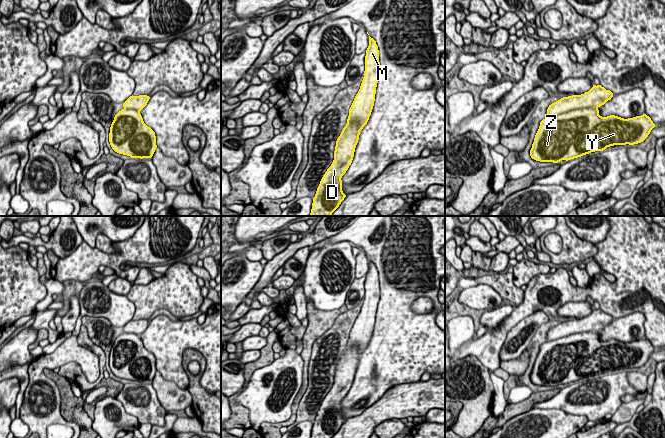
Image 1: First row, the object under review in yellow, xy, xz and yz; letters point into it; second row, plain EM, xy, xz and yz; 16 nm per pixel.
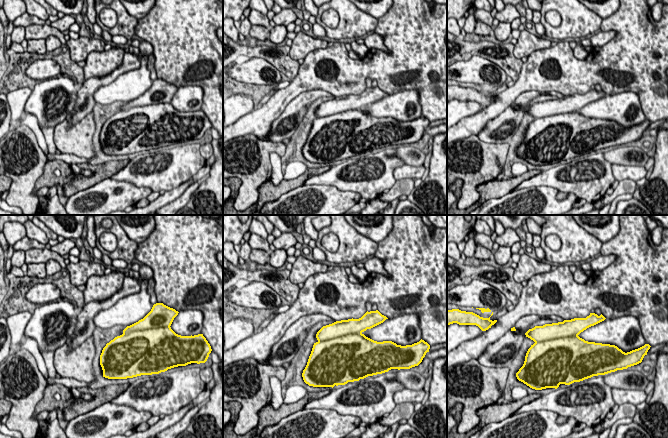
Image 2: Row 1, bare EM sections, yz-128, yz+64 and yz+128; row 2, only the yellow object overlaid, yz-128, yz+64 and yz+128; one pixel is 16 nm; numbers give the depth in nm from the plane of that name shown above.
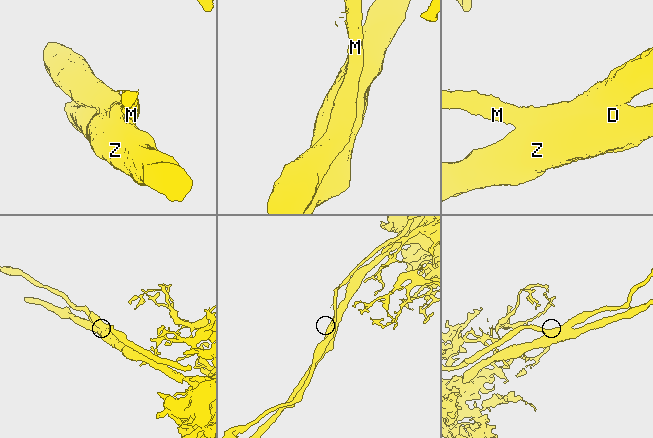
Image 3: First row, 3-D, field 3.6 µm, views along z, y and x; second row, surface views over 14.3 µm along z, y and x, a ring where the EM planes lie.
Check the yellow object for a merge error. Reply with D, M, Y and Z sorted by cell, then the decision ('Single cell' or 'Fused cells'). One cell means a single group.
Groups: D Y Z / M. Fused cells

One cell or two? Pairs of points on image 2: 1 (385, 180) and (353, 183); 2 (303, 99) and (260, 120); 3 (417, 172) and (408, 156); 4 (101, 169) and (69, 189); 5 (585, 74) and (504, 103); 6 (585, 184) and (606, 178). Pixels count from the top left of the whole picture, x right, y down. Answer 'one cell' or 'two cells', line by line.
1: one cell
2: two cells
3: two cells
4: one cell
5: one cell
6: one cell

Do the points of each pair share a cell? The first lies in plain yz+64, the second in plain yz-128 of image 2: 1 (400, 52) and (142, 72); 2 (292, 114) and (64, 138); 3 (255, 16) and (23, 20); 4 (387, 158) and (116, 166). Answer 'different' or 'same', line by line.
1: different
2: different
3: same
4: different

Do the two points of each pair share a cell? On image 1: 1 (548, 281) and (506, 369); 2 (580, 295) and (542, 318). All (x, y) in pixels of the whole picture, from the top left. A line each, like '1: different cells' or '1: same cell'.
1: different cells
2: different cells

